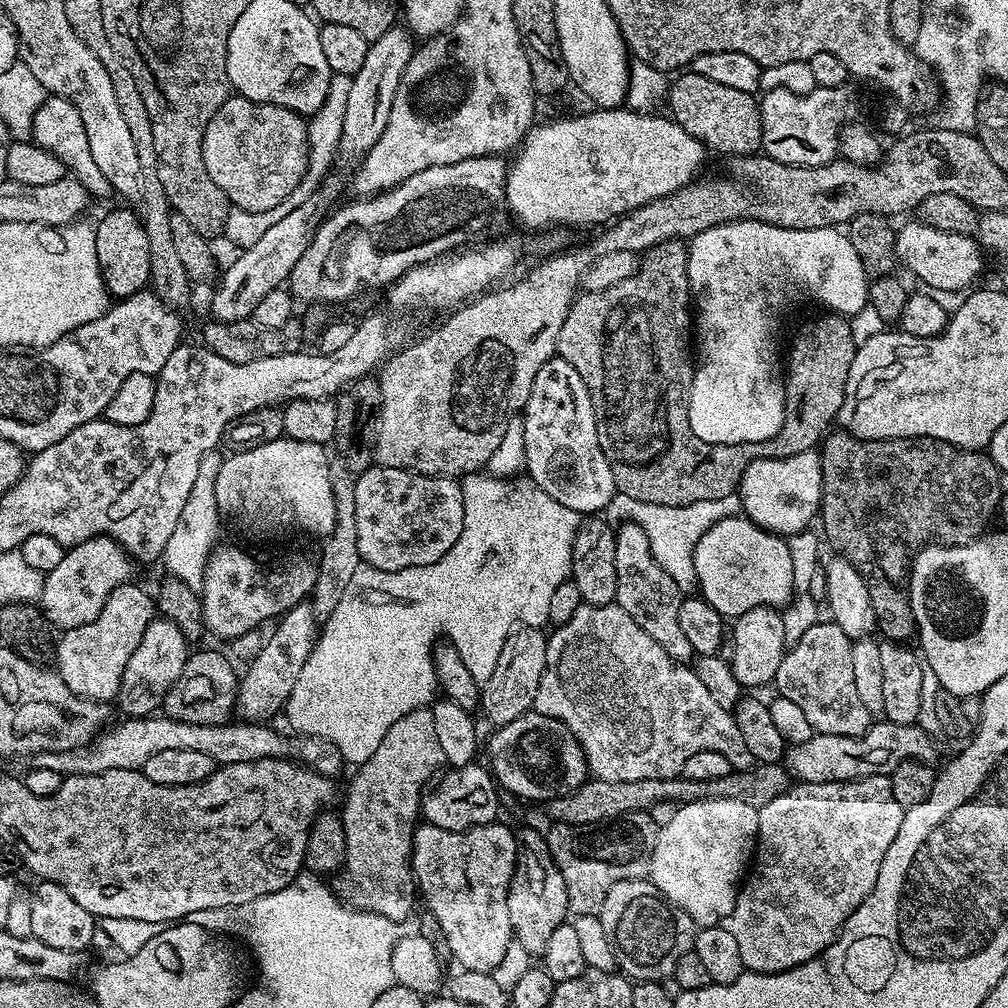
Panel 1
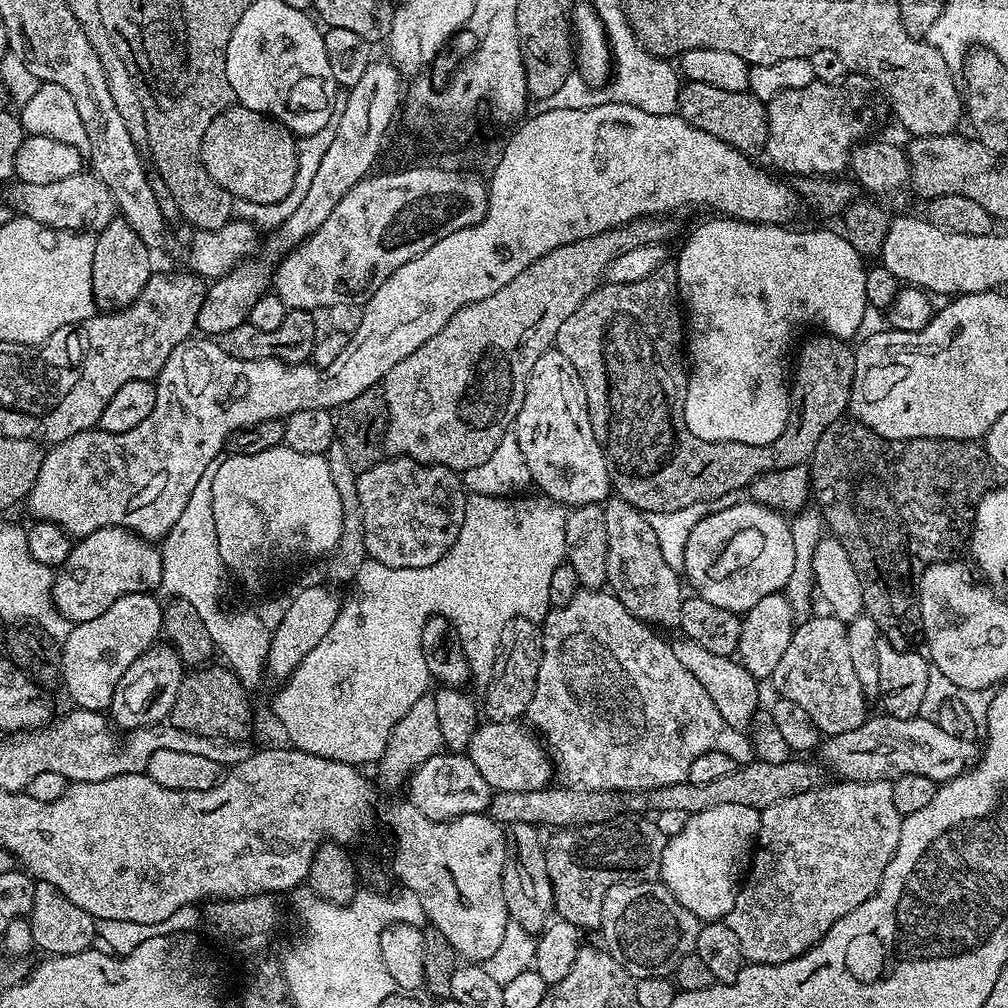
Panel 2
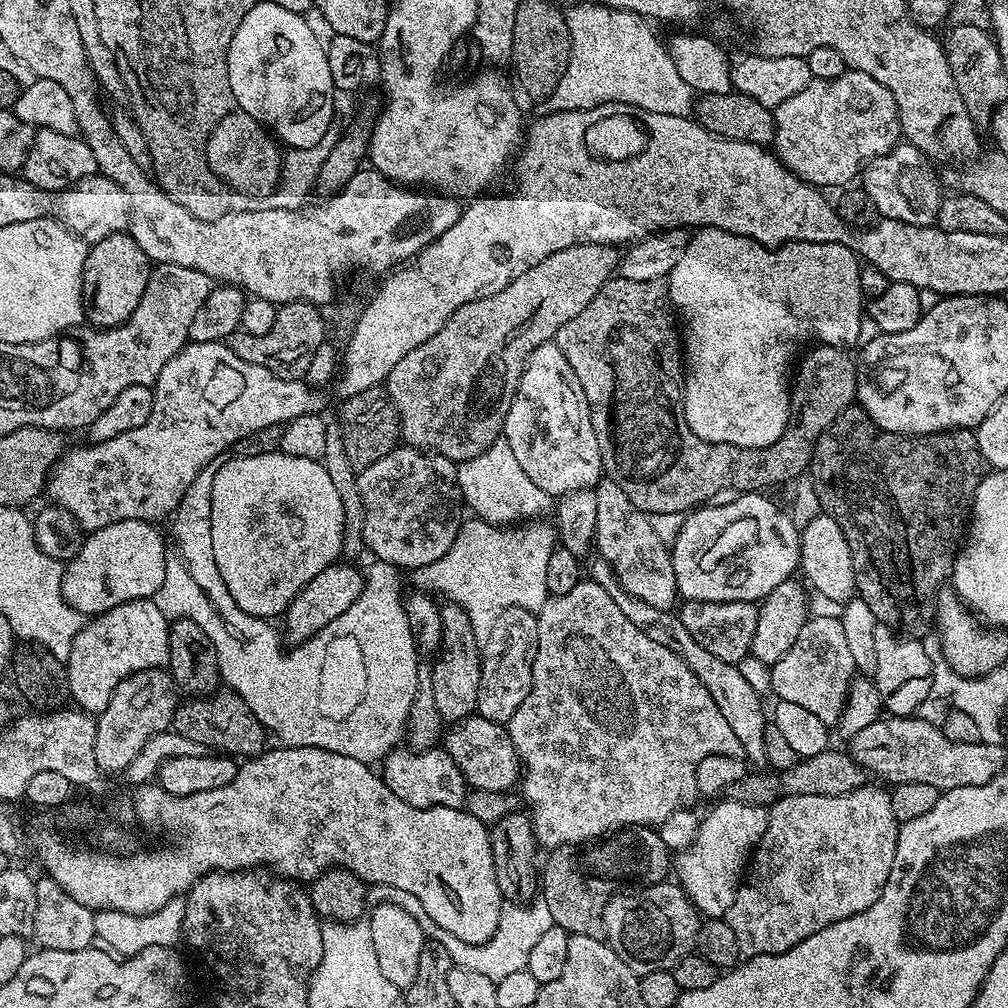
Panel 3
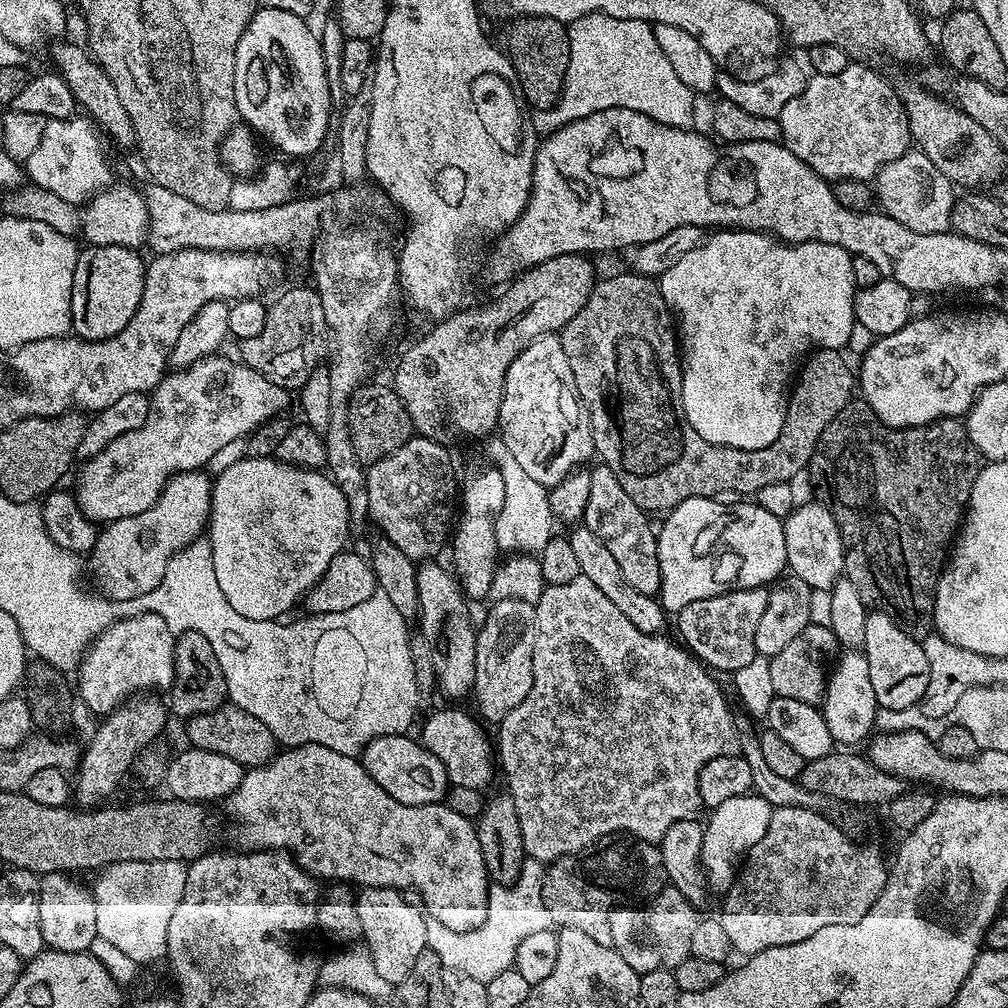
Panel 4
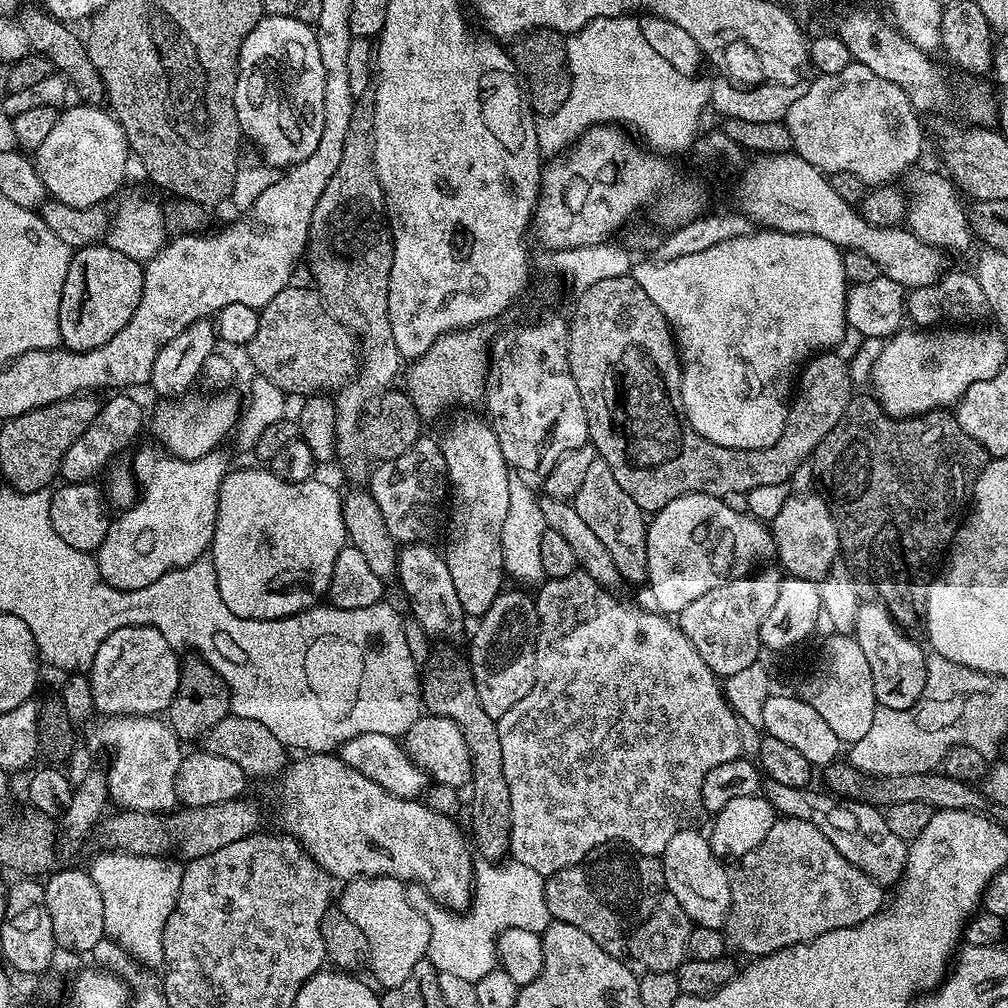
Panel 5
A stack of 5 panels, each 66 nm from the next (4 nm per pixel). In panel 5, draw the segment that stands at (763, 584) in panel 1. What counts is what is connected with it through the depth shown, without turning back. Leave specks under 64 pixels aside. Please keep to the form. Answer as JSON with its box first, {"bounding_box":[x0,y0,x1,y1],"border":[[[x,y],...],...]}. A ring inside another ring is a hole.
{"bounding_box":[646,496,774,614],"border":[[[679,496],[674,498],[674,502],[670,502],[666,506],[662,506],[662,510],[658,510],[647,521],[647,534],[646,534],[646,559],[649,562],[647,587],[652,587],[652,600],[657,609],[664,614],[678,614],[687,604],[689,604],[694,598],[698,598],[702,594],[706,594],[708,588],[713,588],[719,584],[724,584],[727,580],[736,580],[740,576],[749,575],[753,571],[752,563],[755,562],[759,556],[764,556],[773,551],[774,545],[772,542],[772,533],[767,527],[764,528],[753,517],[754,515],[749,513],[735,513],[734,510],[730,510],[729,506],[724,504],[723,499],[718,496]]]}

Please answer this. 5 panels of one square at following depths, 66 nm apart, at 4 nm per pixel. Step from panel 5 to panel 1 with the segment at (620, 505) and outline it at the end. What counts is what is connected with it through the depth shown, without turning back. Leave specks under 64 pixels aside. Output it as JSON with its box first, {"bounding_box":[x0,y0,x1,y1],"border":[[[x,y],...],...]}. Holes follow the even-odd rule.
{"bounding_box":[615,523,695,663],"border":[[[621,523],[616,530],[615,570],[617,571],[618,590],[615,603],[630,614],[630,618],[642,627],[658,645],[666,650],[666,654],[680,663],[689,663],[695,652],[686,634],[678,626],[678,612],[684,599],[683,591],[656,562],[648,536],[638,524]]]}

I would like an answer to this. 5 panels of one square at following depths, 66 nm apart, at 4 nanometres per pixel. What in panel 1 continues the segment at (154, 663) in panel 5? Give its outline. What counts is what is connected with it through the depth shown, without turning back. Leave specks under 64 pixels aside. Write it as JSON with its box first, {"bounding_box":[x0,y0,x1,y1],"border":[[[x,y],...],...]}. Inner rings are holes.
{"bounding_box":[54,582,154,702],"border":[[[136,582],[119,584],[106,598],[106,606],[102,606],[102,614],[94,618],[94,622],[86,622],[86,626],[69,628],[64,636],[54,644],[54,668],[60,673],[62,682],[74,690],[76,696],[85,696],[88,700],[112,702],[120,695],[122,674],[126,670],[126,662],[130,662],[130,654],[138,650],[138,642],[142,642],[142,634],[146,634],[146,626],[154,619],[154,600],[147,596]]]}

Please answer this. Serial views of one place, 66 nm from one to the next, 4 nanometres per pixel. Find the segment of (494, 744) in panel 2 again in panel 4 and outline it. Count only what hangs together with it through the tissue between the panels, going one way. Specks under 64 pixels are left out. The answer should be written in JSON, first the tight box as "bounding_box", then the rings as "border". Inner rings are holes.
{"bounding_box":[418,706,494,789],"border":[[[460,706],[448,707],[452,708],[440,708],[427,718],[418,738],[424,748],[434,754],[434,758],[438,758],[442,766],[446,766],[448,783],[452,788],[487,789],[487,784],[492,780],[492,764],[494,768],[493,741],[491,744],[487,734],[480,729],[479,719],[476,721],[467,716]]]}

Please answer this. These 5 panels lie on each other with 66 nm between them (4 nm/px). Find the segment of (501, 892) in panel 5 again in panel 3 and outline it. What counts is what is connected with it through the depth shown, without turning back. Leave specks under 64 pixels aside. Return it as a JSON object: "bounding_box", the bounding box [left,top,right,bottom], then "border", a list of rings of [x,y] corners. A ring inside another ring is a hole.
{"bounding_box":[420,902,554,981],"border":[[[516,902],[511,906],[501,907],[496,932],[485,944],[464,944],[458,938],[454,938],[454,934],[442,930],[442,926],[438,926],[427,918],[421,919],[420,925],[427,939],[437,940],[442,942],[442,946],[446,946],[453,965],[466,966],[466,970],[475,970],[477,974],[486,974],[486,978],[497,981],[510,974],[525,971],[528,967],[530,950],[534,950],[538,938],[542,938],[542,934],[546,934],[546,930],[550,930],[554,926],[552,915],[546,905],[542,902],[532,905],[534,905],[533,908],[526,908],[530,906]]]}

